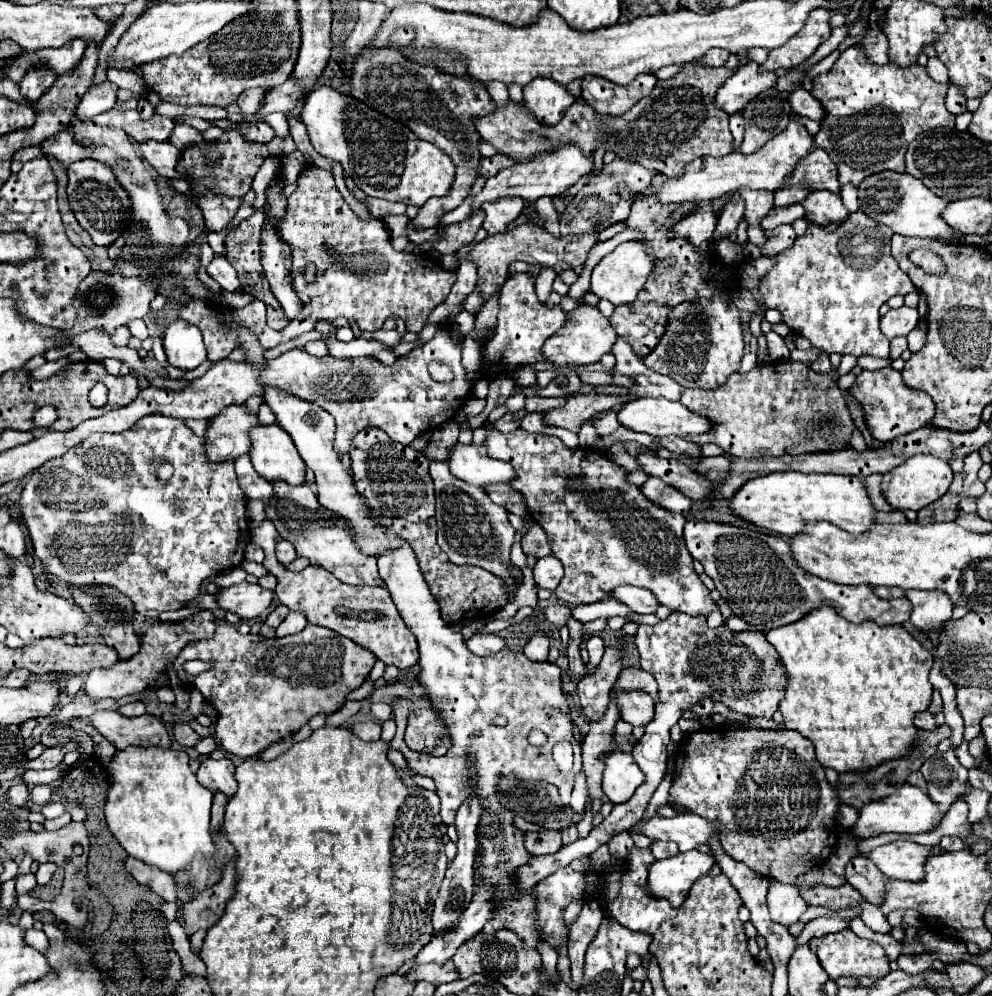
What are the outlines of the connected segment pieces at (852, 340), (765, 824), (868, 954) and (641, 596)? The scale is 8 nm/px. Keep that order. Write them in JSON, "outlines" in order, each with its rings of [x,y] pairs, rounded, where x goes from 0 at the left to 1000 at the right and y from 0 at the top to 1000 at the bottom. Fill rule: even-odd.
{"outlines":[[[[870,212],[858,214],[842,232],[832,232],[828,226],[816,224],[811,236],[803,238],[795,250],[787,252],[781,258],[777,272],[767,280],[765,294],[771,308],[783,310],[787,314],[787,324],[799,334],[814,338],[820,348],[826,348],[832,354],[896,358],[896,340],[886,330],[886,308],[900,296],[914,296],[922,290],[898,256],[898,238],[900,230],[880,222]]],[[[723,728],[719,732],[707,732],[697,736],[682,754],[680,762],[680,782],[678,782],[678,802],[697,816],[703,816],[717,826],[727,826],[727,846],[731,854],[757,870],[759,874],[783,883],[793,889],[801,889],[814,909],[828,909],[834,913],[854,913],[868,909],[868,923],[870,927],[886,937],[896,937],[898,929],[894,921],[888,917],[886,911],[876,909],[864,893],[858,889],[848,891],[834,891],[834,889],[820,889],[807,891],[803,883],[818,874],[820,870],[830,868],[838,858],[844,846],[844,830],[842,818],[846,814],[846,806],[842,800],[842,792],[834,786],[830,770],[820,764],[809,762],[809,754],[820,754],[820,746],[811,742],[803,734],[791,732],[791,728],[783,728],[783,732],[769,732],[769,730],[749,730],[749,728]]],[[[850,933],[848,937],[842,939],[832,939],[832,941],[822,941],[816,947],[818,955],[824,959],[828,971],[834,975],[834,979],[838,983],[846,983],[846,981],[872,981],[872,979],[880,979],[880,981],[892,981],[896,977],[896,963],[890,955],[888,949],[876,945],[876,943],[868,943],[864,941],[858,933]]],[[[626,587],[618,593],[618,599],[626,605],[630,605],[632,609],[636,609],[640,615],[644,617],[652,617],[652,615],[660,615],[664,609],[664,603],[658,595],[654,595],[654,591],[648,589],[638,589],[638,587]]]]}

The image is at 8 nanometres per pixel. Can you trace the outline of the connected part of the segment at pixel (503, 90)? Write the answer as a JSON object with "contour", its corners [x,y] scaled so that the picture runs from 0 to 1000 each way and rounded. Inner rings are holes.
{"contour":[[[496,81],[490,84],[490,90],[497,101],[499,101],[502,108],[508,108],[510,106],[513,100],[513,93],[510,84],[503,81]]]}

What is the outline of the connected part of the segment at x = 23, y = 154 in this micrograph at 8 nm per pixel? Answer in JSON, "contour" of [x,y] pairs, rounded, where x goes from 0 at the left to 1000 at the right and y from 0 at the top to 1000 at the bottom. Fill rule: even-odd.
{"contour":[[[25,148],[25,150],[17,152],[17,154],[13,156],[13,162],[11,162],[11,172],[17,174],[17,172],[23,168],[23,164],[27,164],[27,162],[31,162],[31,160],[37,160],[37,158],[43,158],[41,148]]]}

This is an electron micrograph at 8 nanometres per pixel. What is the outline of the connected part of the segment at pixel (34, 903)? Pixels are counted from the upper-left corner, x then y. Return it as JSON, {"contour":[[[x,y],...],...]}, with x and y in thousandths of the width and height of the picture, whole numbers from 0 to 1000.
{"contour":[[[19,901],[17,907],[19,907],[21,913],[25,913],[30,917],[41,915],[41,913],[47,913],[47,915],[51,916],[51,913],[53,913],[53,907],[43,907],[43,905],[39,905],[35,901]]]}

